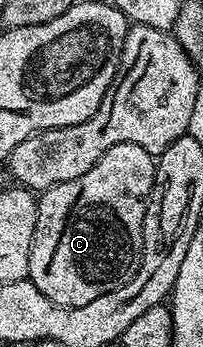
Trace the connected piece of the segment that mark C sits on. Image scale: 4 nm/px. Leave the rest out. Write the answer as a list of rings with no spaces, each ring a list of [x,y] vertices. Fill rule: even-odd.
[[[117,143],[77,179],[42,190],[38,198],[37,227],[29,251],[30,281],[53,303],[72,309],[93,303],[101,295],[129,283],[135,277],[143,254],[143,220],[155,178],[156,158],[137,143]]]

